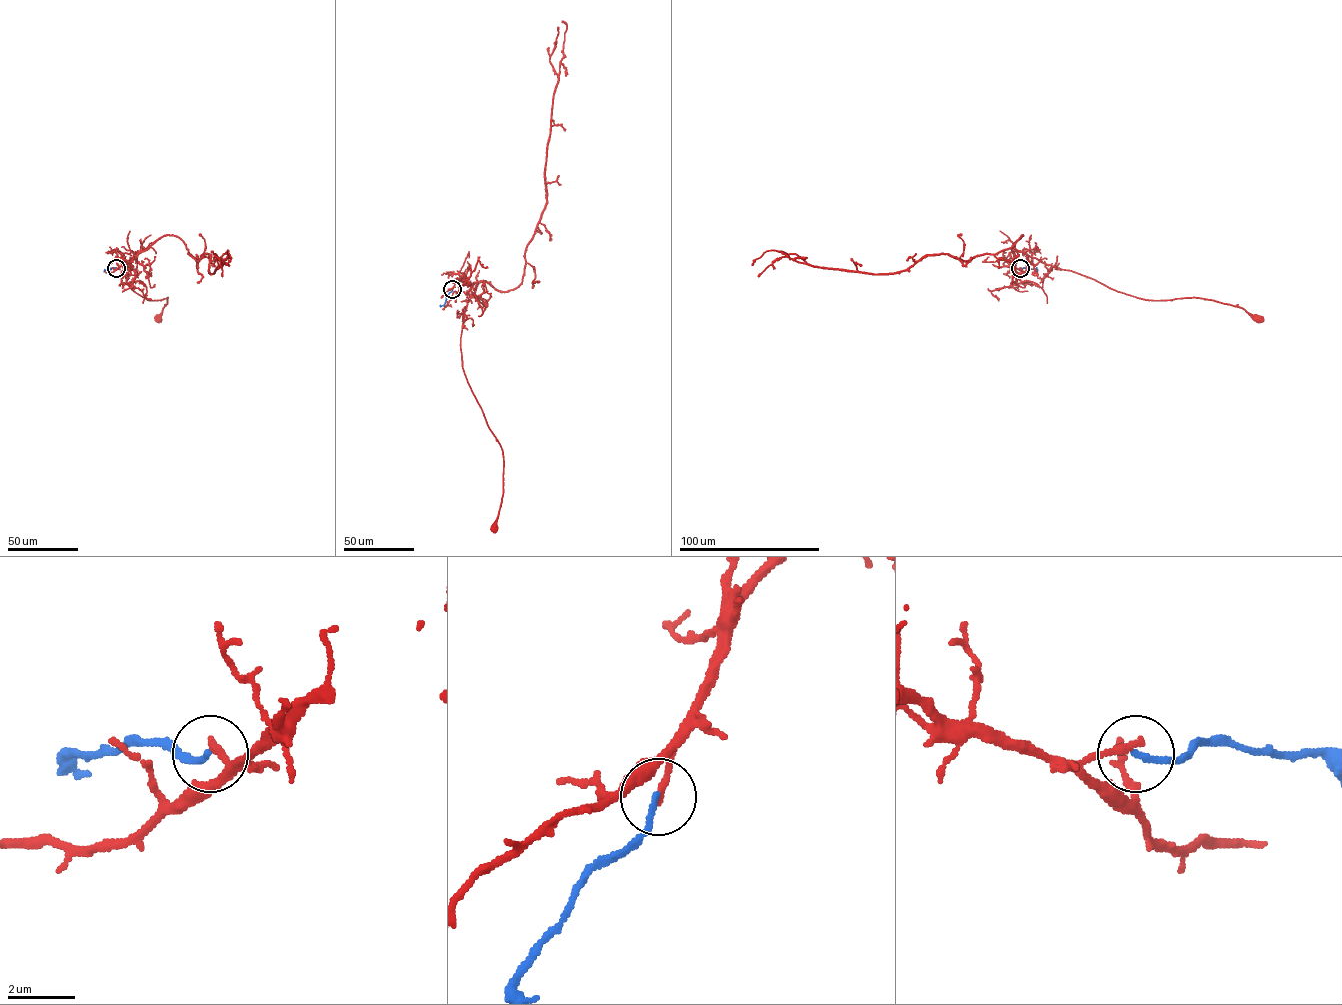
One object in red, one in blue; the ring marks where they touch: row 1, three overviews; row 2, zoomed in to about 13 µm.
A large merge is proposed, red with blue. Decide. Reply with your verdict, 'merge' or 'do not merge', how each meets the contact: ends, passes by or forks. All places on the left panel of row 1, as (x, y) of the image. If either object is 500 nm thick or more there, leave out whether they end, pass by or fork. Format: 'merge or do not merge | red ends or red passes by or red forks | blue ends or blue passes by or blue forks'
do not merge | red ends | blue ends

